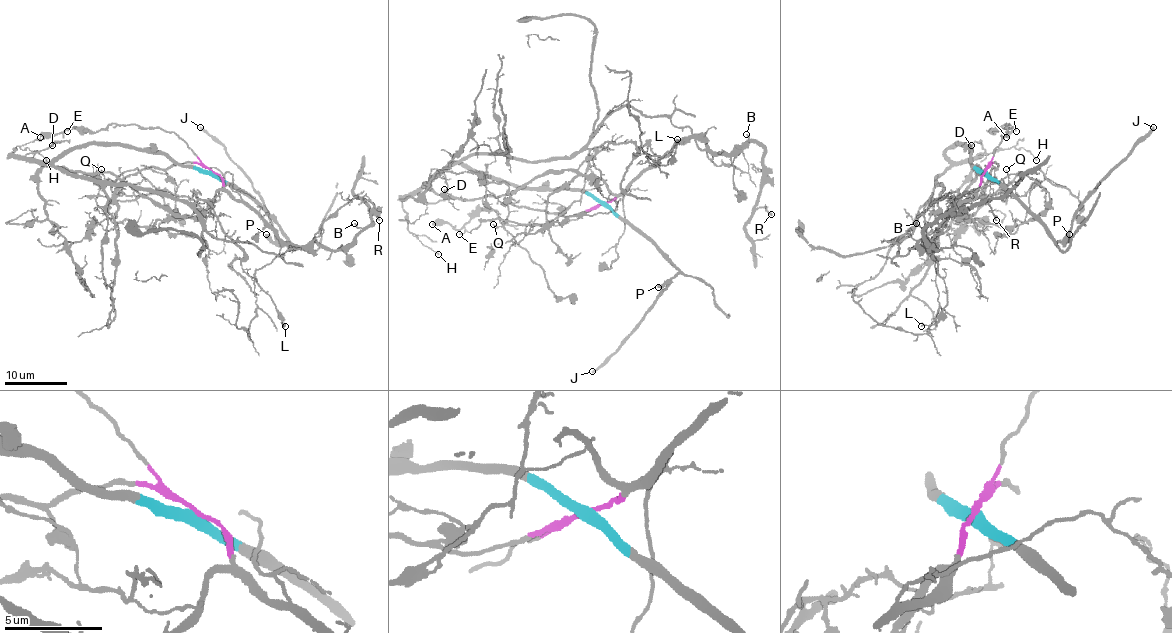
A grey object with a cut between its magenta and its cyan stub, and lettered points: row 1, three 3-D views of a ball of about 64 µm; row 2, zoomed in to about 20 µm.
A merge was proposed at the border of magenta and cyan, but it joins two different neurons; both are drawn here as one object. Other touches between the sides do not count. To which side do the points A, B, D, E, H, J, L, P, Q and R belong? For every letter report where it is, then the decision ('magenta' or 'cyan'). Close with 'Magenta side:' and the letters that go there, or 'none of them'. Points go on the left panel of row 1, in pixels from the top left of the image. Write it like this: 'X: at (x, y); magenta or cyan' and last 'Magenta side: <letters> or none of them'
A: at (40, 137); magenta
B: at (354, 223); magenta
D: at (52, 145); cyan
E: at (67, 131); magenta
H: at (46, 160); cyan
J: at (200, 127); cyan
L: at (285, 326); magenta
P: at (266, 234); cyan
Q: at (101, 169); magenta
R: at (379, 220); magenta
Magenta side: A, B, E, L, Q, R

